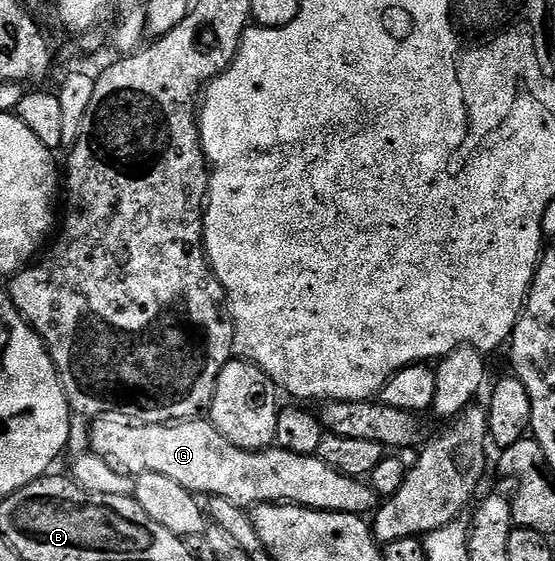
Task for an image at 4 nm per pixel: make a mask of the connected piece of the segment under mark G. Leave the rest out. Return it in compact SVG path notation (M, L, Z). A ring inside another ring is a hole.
M207 418L186 419L182 423L163 423L162 425L138 425L136 423L119 423L113 419L97 419L91 424L92 442L90 444L91 454L102 457L102 461L106 461L106 465L110 465L110 469L118 469L118 473L123 475L131 475L139 477L146 473L162 473L162 477L170 477L170 481L178 481L178 485L182 485L182 489L191 491L197 497L226 497L226 501L230 501L234 505L251 509L257 507L259 503L297 503L299 507L309 507L315 511L345 511L351 515L359 515L368 517L377 510L378 498L376 499L376 491L372 487L367 487L364 479L355 479L349 475L338 473L338 469L330 469L330 465L326 465L326 461L322 461L316 455L299 455L298 453L290 453L286 449L275 445L268 448L267 451L247 451L246 449L238 449L238 445L234 445L230 441L226 441L226 437L222 437L222 433L218 433L218 429Z

